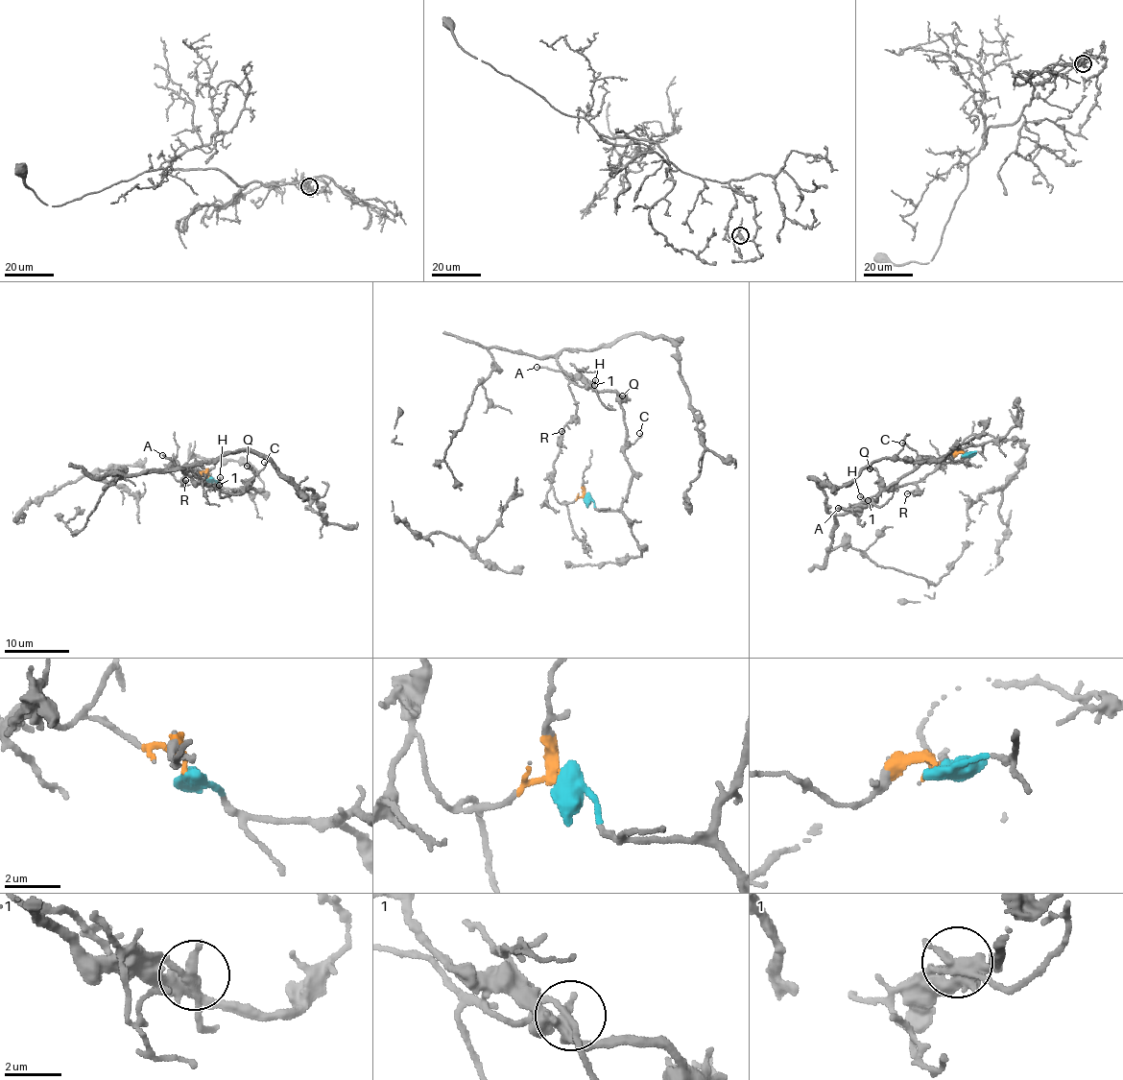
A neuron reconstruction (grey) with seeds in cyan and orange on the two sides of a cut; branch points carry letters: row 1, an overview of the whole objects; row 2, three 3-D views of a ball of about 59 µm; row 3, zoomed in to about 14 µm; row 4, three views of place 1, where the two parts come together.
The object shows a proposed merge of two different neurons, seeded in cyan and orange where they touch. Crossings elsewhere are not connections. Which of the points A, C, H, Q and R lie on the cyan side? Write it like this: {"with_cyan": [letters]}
{"with_cyan": ["C", "H", "Q"]}

